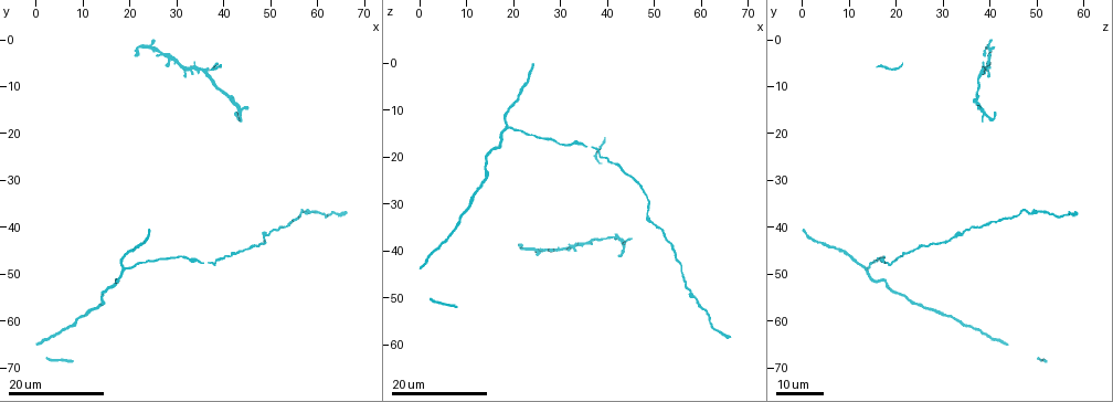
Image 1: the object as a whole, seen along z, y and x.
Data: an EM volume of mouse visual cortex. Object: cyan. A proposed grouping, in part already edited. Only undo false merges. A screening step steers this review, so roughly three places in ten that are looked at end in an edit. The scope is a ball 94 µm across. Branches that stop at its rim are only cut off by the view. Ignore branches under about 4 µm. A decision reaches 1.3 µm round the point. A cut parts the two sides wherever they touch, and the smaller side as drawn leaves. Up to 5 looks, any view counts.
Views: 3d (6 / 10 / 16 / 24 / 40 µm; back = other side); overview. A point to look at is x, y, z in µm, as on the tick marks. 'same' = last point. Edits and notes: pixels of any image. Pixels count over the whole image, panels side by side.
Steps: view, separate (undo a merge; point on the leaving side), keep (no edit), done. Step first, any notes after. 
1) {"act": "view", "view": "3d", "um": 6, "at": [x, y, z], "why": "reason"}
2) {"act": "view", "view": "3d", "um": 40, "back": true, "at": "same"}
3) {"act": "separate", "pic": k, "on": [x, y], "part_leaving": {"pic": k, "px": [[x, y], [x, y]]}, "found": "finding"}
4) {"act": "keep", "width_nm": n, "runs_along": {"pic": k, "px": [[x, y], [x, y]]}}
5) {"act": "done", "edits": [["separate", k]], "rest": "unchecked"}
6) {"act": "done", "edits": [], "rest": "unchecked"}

{"act": "view", "view": "3d", "um": 16, "at": [54.5, 38.5, 40.0]}

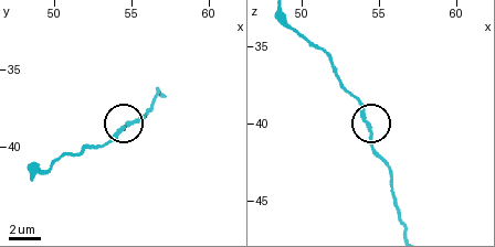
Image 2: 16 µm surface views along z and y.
{"act": "view", "view": "3d", "um": 10, "at": [54.2, 38.8, 40.0]}

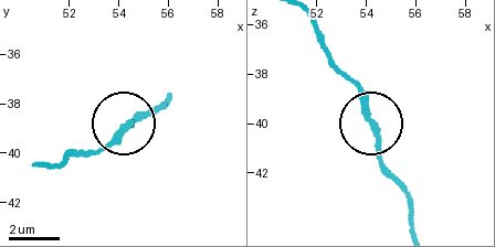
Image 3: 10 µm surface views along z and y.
{"act": "keep", "width_nm": 220, "runs_along": {"pic": 3, "px": [[313, 20], [323, 52], [359, 96], [387, 176]]}, "found": "one neuron here"}

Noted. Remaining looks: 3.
{"act": "view", "view": "3d", "um": 16, "at": [32.0, 46.5, 17.0], "why": "sudden change in width"}

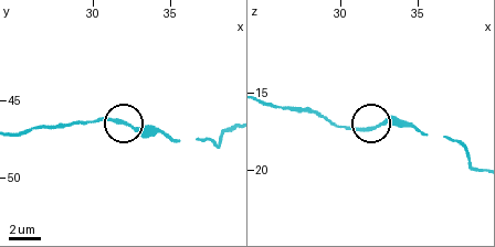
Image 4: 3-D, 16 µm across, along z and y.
{"act": "view", "view": "3d", "um": 6, "at": [32.2, 46.6, 17.2]}

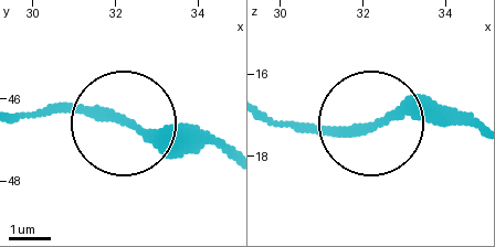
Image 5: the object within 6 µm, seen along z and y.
{"act": "keep", "runs_along": {"pic": 5, "px": [[225, 147], [162, 143], [99, 113], [18, 113]]}, "found": "continuous, no second neuron"}

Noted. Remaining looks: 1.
{"act": "done", "edits": [], "rest": "unchecked"}

